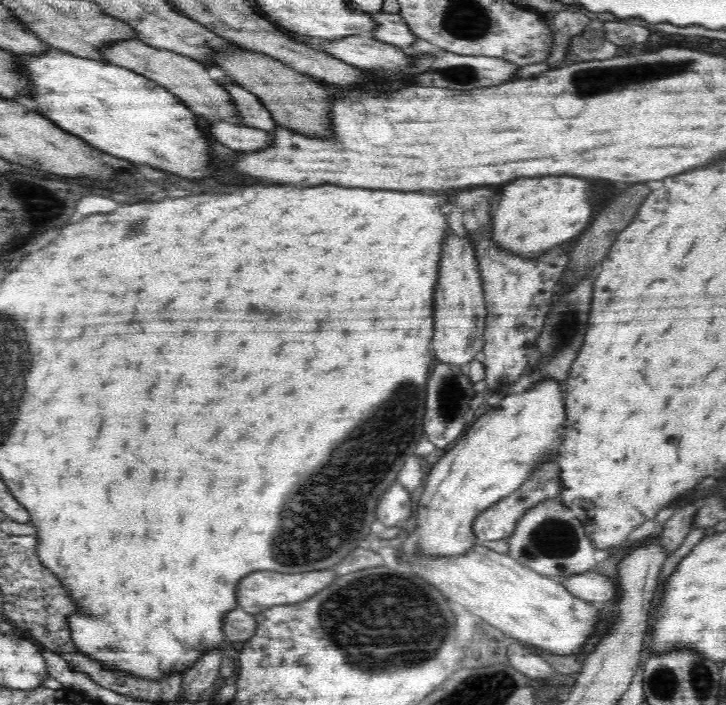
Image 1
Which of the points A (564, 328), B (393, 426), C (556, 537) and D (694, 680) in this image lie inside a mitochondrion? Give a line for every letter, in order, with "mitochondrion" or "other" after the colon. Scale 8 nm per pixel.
A: mitochondrion
B: mitochondrion
C: mitochondrion
D: mitochondrion

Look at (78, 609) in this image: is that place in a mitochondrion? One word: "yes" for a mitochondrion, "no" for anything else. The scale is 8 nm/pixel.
no

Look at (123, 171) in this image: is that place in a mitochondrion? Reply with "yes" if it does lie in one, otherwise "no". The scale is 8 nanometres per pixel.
no

